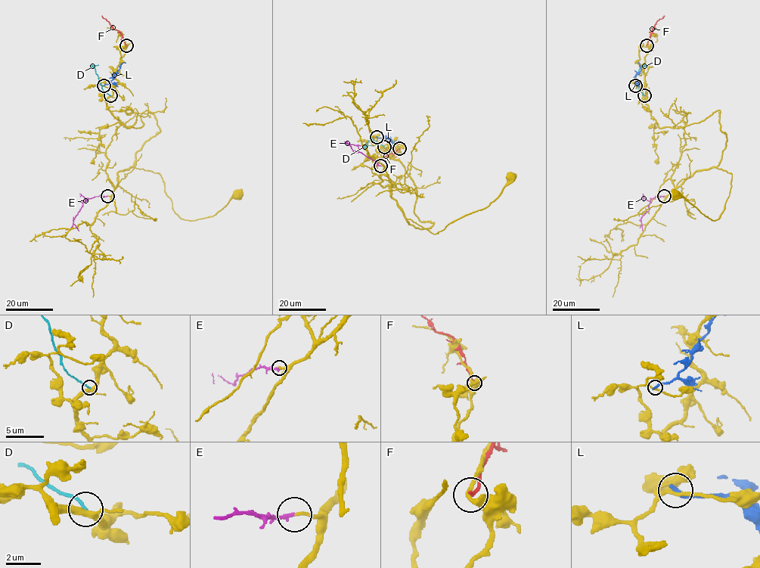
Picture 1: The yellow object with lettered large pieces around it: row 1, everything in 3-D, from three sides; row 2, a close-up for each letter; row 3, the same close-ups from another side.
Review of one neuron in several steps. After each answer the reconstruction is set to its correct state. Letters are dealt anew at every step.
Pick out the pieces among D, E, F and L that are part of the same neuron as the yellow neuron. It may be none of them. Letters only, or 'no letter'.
E

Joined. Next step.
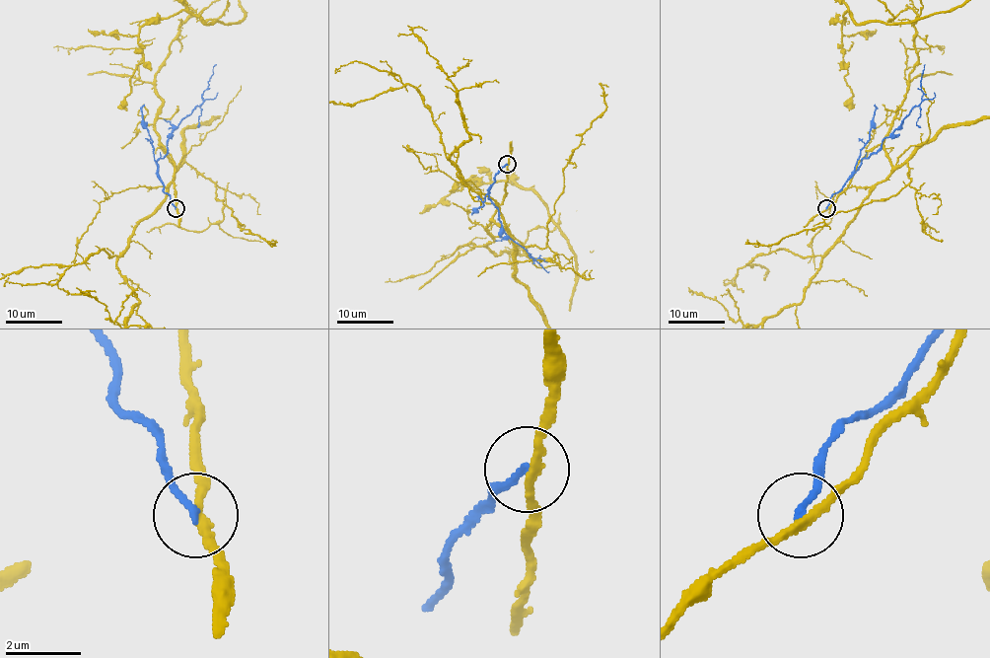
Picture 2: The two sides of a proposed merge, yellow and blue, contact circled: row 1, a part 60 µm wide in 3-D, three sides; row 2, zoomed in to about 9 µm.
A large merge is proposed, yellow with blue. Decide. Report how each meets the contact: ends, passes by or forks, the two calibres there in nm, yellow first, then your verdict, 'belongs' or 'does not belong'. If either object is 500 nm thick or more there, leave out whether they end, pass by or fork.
yellow passes by | blue ends | 240/200 nm | does not belong

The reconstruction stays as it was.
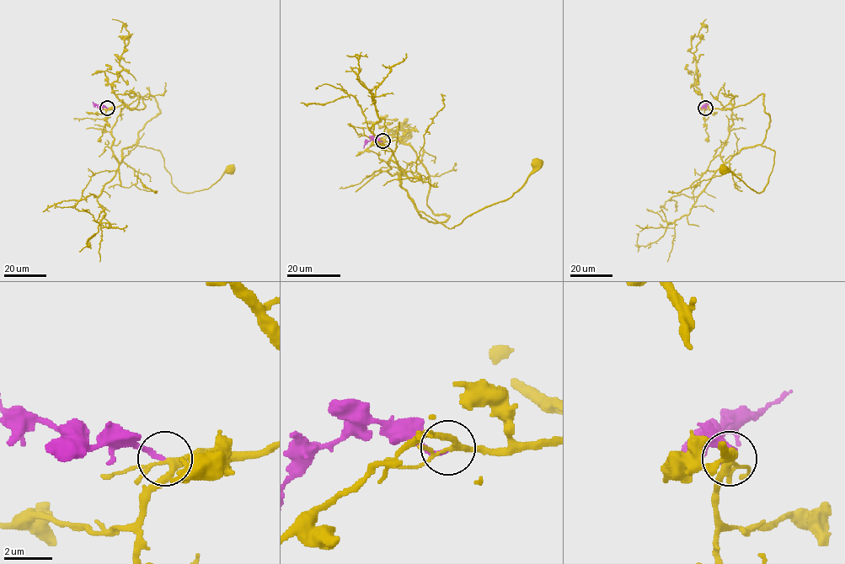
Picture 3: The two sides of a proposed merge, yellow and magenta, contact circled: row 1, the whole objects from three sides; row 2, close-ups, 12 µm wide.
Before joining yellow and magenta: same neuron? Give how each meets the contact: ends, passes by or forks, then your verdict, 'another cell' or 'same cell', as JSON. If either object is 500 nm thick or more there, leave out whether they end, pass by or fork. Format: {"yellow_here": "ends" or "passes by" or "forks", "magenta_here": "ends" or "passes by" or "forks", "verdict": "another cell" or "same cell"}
{"yellow_here": "forks", "magenta_here": "ends", "verdict": "same cell"}

